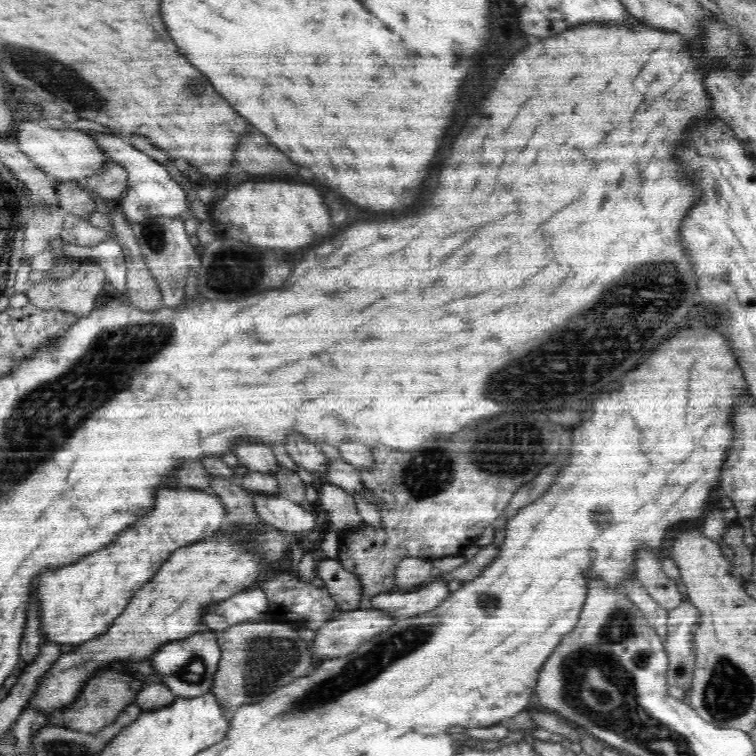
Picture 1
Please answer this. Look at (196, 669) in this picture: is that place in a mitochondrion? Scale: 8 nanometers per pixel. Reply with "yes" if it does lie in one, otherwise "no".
yes

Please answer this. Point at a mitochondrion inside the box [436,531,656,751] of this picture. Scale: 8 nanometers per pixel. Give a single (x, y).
(490, 601)

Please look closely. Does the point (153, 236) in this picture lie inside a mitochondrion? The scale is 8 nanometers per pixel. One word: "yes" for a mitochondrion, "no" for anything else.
yes

